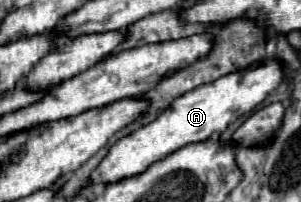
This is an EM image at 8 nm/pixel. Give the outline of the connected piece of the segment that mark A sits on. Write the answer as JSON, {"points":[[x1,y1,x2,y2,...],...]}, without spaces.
{"points":[[265,63,261,67,249,67,249,71,239,71,237,75,225,75,225,79,217,79,215,83,207,83,201,85,181,97,177,97,155,121,139,127,137,131,125,135,123,139,119,139,115,145,109,147,109,153,101,159,101,163,93,169,91,173,91,185,99,185,99,183,117,183,123,181,127,177,137,177,141,175,149,165,153,165,155,161,161,161,163,157,171,155,173,151,189,145,189,143,199,143,199,141,207,141,207,139,215,137,223,133,227,129,229,123,233,123,237,117,241,117,243,113,249,113,251,109,255,109,271,91,277,89,277,85,283,81,281,75,281,67,277,67,277,63]]}

